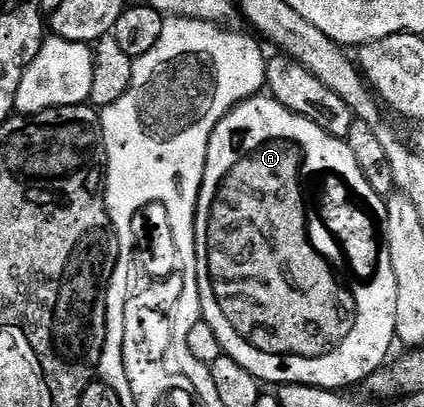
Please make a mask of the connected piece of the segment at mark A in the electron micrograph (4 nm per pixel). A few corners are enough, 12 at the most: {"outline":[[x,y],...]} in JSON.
{"outline":[[260,93],[213,129],[202,322],[347,389],[397,343],[387,199]]}

